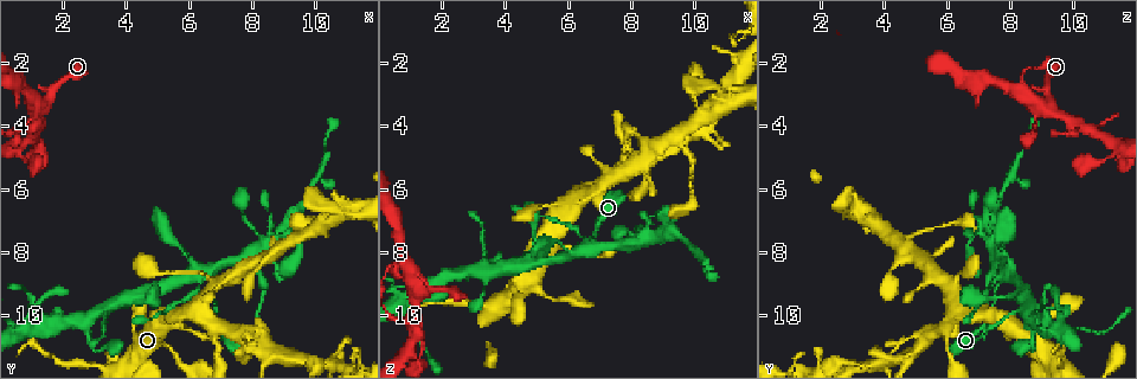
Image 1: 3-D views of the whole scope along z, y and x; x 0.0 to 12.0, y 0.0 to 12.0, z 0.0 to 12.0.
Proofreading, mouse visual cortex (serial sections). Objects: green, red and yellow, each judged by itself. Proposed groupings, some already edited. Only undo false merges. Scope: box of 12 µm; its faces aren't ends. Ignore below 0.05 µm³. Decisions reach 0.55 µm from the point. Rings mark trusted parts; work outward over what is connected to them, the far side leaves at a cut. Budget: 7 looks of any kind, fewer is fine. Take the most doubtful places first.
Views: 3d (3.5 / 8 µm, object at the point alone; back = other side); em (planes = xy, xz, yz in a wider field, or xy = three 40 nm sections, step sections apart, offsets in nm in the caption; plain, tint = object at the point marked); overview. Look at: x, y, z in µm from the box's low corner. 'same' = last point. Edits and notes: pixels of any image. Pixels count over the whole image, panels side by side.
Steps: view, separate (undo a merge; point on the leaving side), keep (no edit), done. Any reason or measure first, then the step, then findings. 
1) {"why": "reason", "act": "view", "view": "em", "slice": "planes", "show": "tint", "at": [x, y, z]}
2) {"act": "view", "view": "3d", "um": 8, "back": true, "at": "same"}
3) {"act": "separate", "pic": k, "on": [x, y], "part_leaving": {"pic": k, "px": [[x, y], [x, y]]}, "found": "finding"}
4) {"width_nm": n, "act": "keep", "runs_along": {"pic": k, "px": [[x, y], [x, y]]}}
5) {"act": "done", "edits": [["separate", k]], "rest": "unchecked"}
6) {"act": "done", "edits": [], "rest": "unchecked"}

{"why": "looks like a crossing", "act": "view", "view": "3d", "um": 3.5, "at": [6.5, 8.7, 7.8]}

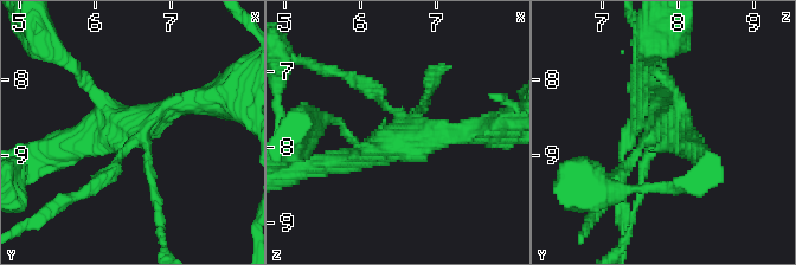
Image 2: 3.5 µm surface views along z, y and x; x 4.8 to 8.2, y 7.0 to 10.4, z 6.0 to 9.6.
{"act": "view", "view": "em", "slice": "xy", "step": 5, "show": "tint", "at": [6.55, 8.70, 7.75]}

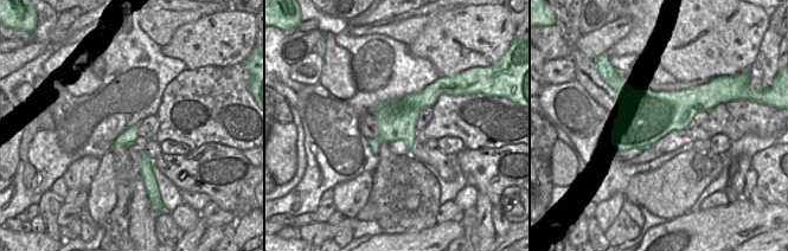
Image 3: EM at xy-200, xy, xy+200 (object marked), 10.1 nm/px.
{"act": "keep", "runs_along": {"pic": 2, "px": [[419, 107], [379, 149], [332, 163]]}, "found": "one cell here"}

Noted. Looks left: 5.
{"why": "thick turns thin", "act": "view", "view": "3d", "um": 3.5, "at": [9.7, 6.4, 7.6]}

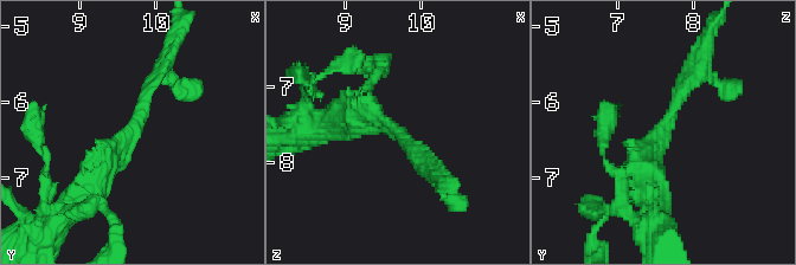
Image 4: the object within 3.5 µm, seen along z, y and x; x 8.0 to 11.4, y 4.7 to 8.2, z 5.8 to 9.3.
{"arm_widths_nm": [200, 450], "act": "keep", "runs_along": {"pic": 4, "px": [[83, 194], [141, 118], [159, 71]]}, "found": "one cell here"}

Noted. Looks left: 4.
{"why": "sharp bend", "act": "view", "view": "3d", "um": 8, "at": [1.4, 3.3, 9.1]}

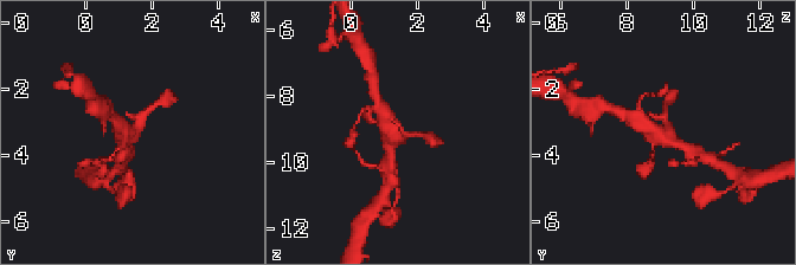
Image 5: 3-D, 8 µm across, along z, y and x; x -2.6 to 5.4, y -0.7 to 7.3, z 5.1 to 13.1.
{"arms": 4, "arm_widths_nm": [150, 150, 250, 450], "act": "view", "view": "em", "slice": "xy", "step": 5, "show": "tint", "at": [1.4, 3.3, 9.1]}

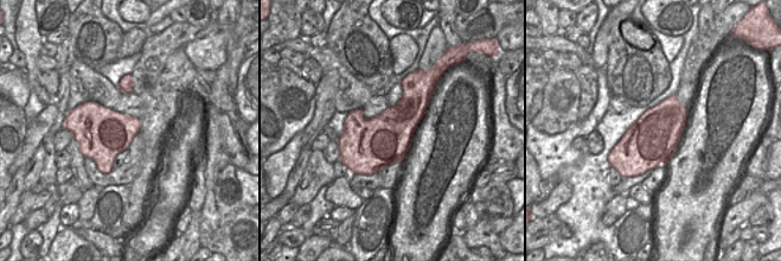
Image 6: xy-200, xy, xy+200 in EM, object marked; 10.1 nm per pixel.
{"act": "keep", "runs_along": {"pic": 5, "px": [[418, 135], [398, 135], [384, 108]]}, "found": "one cell here"}

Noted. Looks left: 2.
{"act": "done", "edits": [], "rest": "unchecked"}

